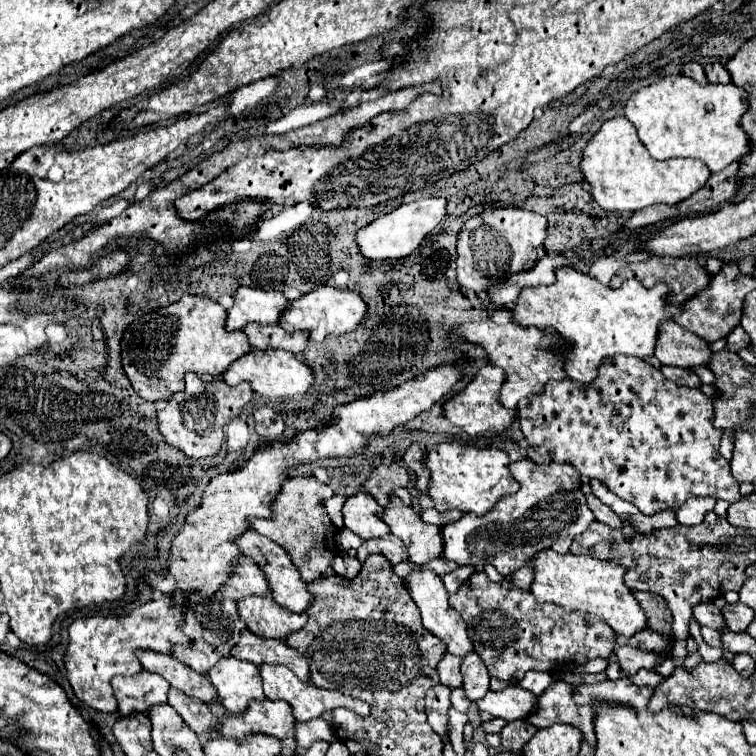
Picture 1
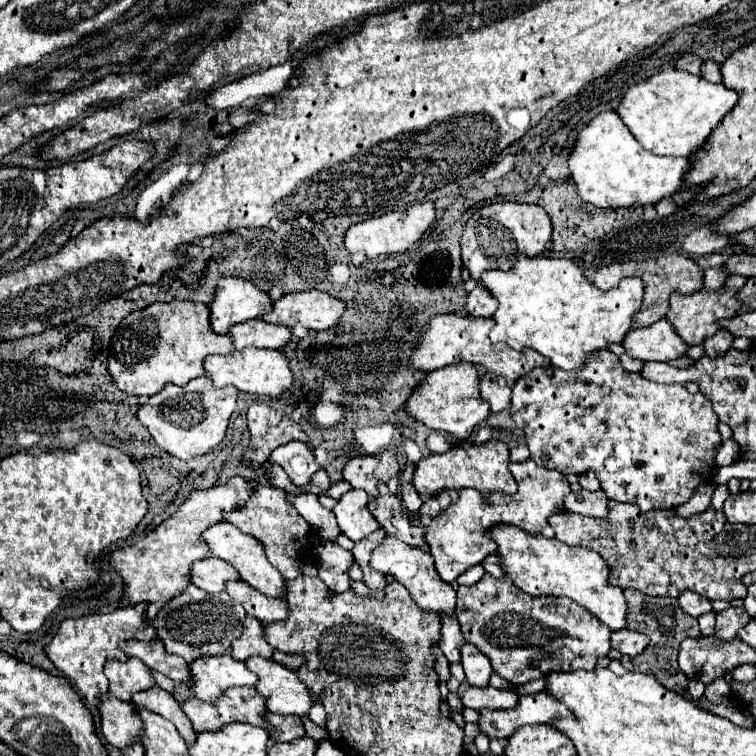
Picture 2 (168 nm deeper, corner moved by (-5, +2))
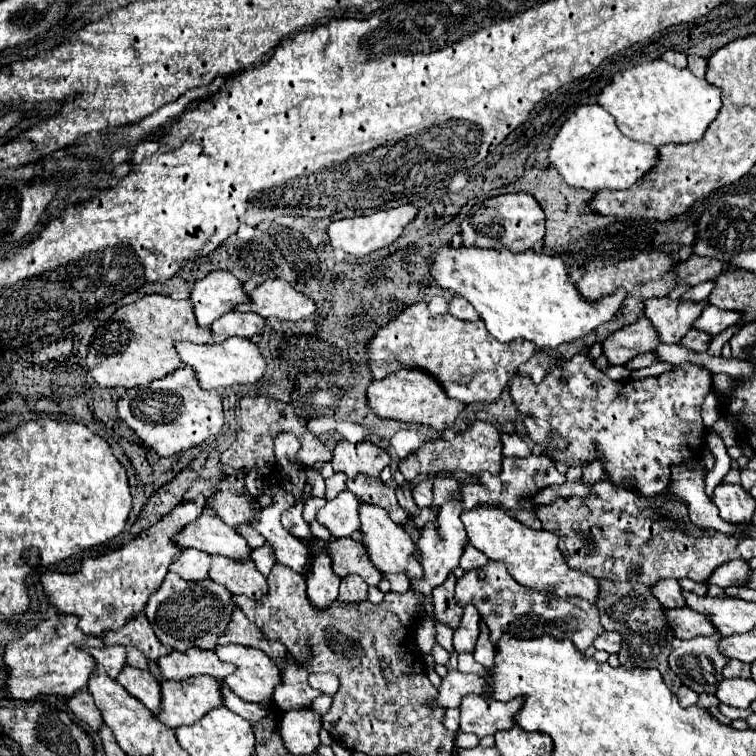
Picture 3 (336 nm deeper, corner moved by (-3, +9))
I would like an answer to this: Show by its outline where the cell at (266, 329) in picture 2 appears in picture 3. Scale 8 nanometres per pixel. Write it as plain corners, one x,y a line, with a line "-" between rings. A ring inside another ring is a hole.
237,310
227,312
211,324
209,328
213,330
211,342
223,342
231,336
243,336
243,338
257,336
263,330
263,324
265,324
265,318
261,318
259,314
237,312

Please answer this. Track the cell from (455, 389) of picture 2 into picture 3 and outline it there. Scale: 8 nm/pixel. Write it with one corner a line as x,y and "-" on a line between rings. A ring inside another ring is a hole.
399,370
387,374
383,380
377,380
367,388
367,408
371,408
375,416
429,426
437,432
451,428
463,406
465,404
461,404
459,400
449,400
443,388
429,374
419,370

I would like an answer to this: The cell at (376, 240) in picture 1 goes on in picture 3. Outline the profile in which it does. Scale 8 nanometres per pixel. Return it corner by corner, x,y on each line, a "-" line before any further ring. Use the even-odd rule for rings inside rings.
403,204
399,208
389,208
383,212
375,212
371,216
355,216
355,218
343,218
343,220
335,220
327,226
327,236
329,236
329,244
333,248
341,248
347,254
353,256
365,256
373,250
385,248
389,246
395,238
401,236
403,228
417,216
417,208
413,204

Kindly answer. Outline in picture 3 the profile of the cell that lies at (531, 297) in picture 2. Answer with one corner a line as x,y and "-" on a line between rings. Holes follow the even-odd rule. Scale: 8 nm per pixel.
449,244
441,246
431,256
429,272
439,288
451,290
455,296
471,302
489,334
499,342
525,338
537,348
557,348
563,342
583,338
599,324
609,322
625,298
625,290
619,288
615,294
589,304
579,296
561,258
537,254
533,250
513,254
509,248
453,248

